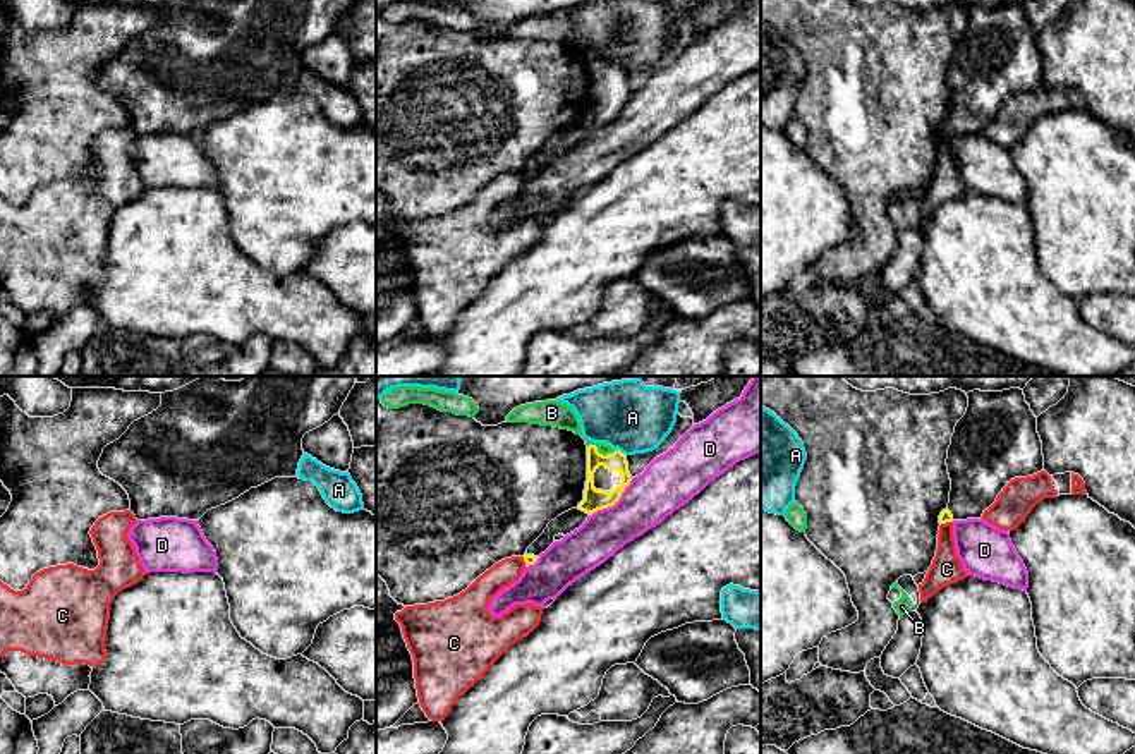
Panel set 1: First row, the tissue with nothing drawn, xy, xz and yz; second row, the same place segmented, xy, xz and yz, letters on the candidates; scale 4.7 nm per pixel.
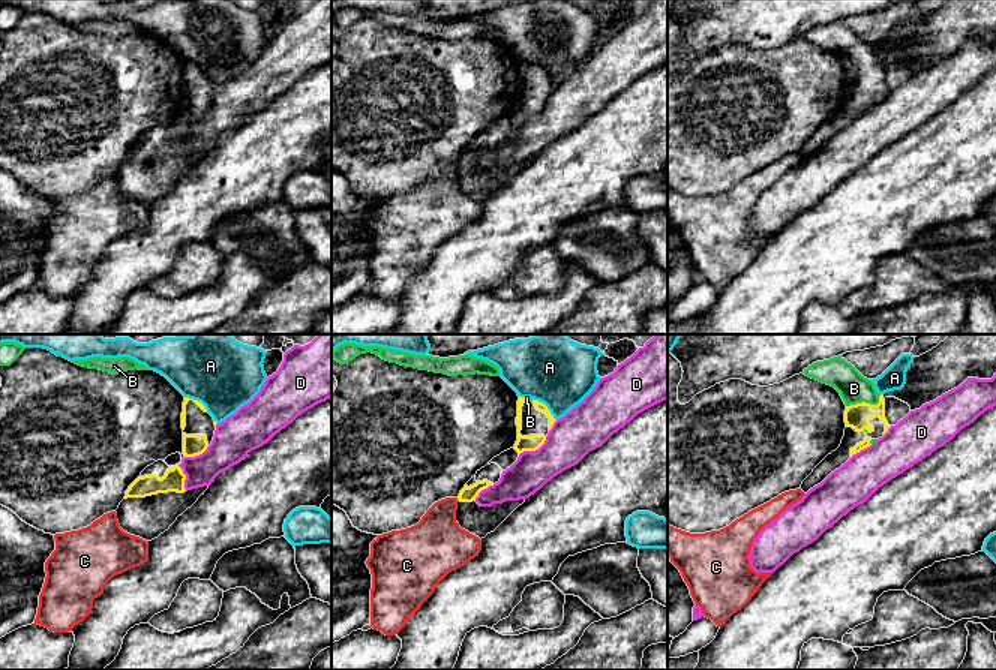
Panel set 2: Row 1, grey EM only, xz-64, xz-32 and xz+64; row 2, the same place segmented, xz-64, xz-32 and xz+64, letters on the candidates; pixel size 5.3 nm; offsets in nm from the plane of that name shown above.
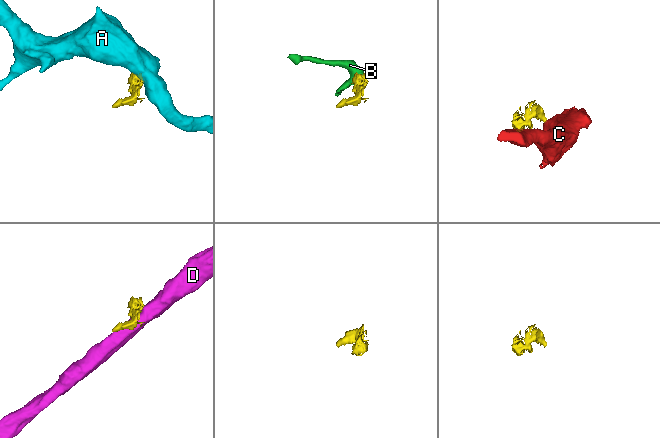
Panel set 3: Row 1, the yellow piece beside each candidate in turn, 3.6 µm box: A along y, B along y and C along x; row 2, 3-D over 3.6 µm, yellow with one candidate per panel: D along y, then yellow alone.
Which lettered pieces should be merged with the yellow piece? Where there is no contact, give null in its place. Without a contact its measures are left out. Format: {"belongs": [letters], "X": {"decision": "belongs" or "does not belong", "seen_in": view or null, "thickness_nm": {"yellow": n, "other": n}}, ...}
{"belongs": ["B"], "A": {"decision": "does not belong", "seen_in": "xz", "thickness_nm": {"yellow": 100, "other": 320}}, "B": {"decision": "belongs", "seen_in": "xz", "thickness_nm": {"yellow": 100, "other": 110}}, "C": {"decision": "does not belong", "seen_in": "yz", "thickness_nm": {"yellow": 50, "other": 150}}, "D": {"decision": "does not belong", "seen_in": "xz", "thickness_nm": {"yellow": 100, "other": 240}}}

